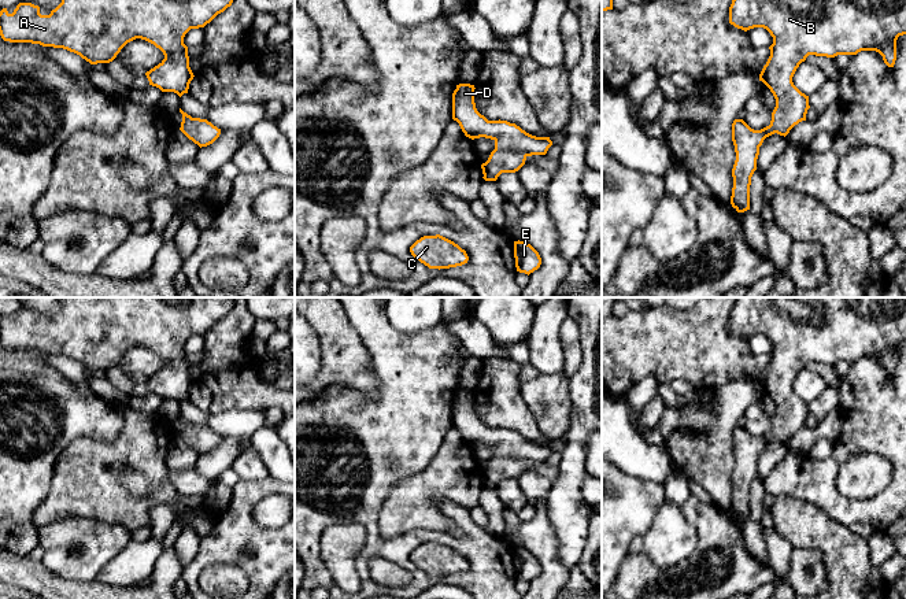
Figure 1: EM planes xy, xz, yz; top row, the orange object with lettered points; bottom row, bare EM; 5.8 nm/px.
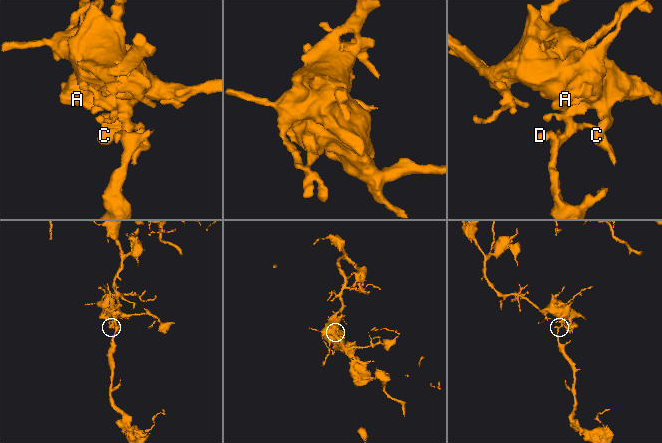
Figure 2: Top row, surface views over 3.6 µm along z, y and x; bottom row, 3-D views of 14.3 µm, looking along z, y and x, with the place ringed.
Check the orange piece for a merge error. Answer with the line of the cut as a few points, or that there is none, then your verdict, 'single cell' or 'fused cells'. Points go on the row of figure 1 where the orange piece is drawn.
no cut | single cell

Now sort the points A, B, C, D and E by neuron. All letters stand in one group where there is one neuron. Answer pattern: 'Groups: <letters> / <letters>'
Groups: A B C D E

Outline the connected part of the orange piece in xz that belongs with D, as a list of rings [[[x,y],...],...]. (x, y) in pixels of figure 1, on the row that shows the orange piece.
[[[459,84],[452,93],[452,119],[466,137],[495,141],[495,149],[481,164],[484,180],[496,181],[502,173],[515,173],[528,156],[546,155],[552,145],[550,137],[536,137],[507,121],[488,121],[474,103],[474,85]]]

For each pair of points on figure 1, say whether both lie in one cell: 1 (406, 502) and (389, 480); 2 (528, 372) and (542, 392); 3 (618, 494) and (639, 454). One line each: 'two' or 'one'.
1: two
2: two
3: two

